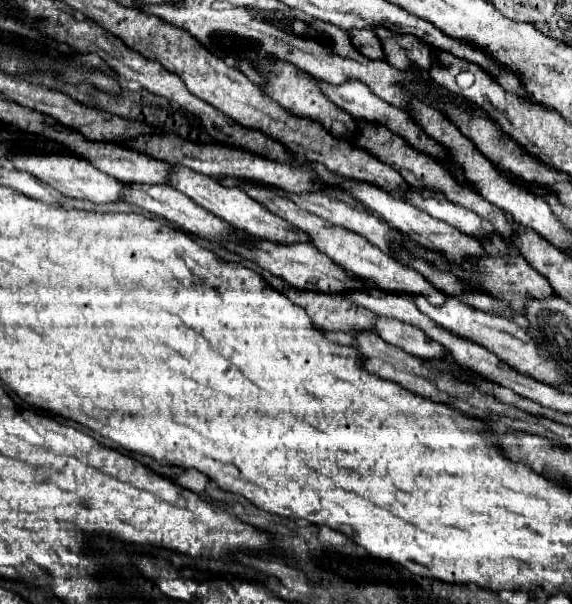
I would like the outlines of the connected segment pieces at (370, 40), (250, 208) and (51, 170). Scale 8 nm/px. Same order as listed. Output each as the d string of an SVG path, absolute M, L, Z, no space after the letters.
M351 30L349 32L353 46L367 58L371 60L383 60L383 52L381 52L381 42L375 36L375 32L365 32L365 30Z
M171 166L171 174L169 174L169 184L183 192L185 196L189 196L195 204L203 206L205 210L217 214L219 218L227 220L231 226L235 226L237 230L253 236L255 240L269 240L275 244L297 244L297 242L311 242L307 232L301 232L299 228L293 228L293 224L289 224L287 220L281 220L281 216L269 212L263 204L259 204L257 200L249 198L243 190L239 188L225 188L221 186L215 178L199 174L191 168L185 166Z
M15 154L15 156L9 156L9 160L13 162L13 166L17 170L29 172L31 176L35 176L41 182L49 184L51 188L55 188L63 196L85 198L85 200L91 200L95 204L121 202L119 192L123 190L123 182L119 182L113 176L97 170L93 164L89 164L83 158L75 158L75 156L67 156L67 154L61 154L61 156L49 156L49 154Z

